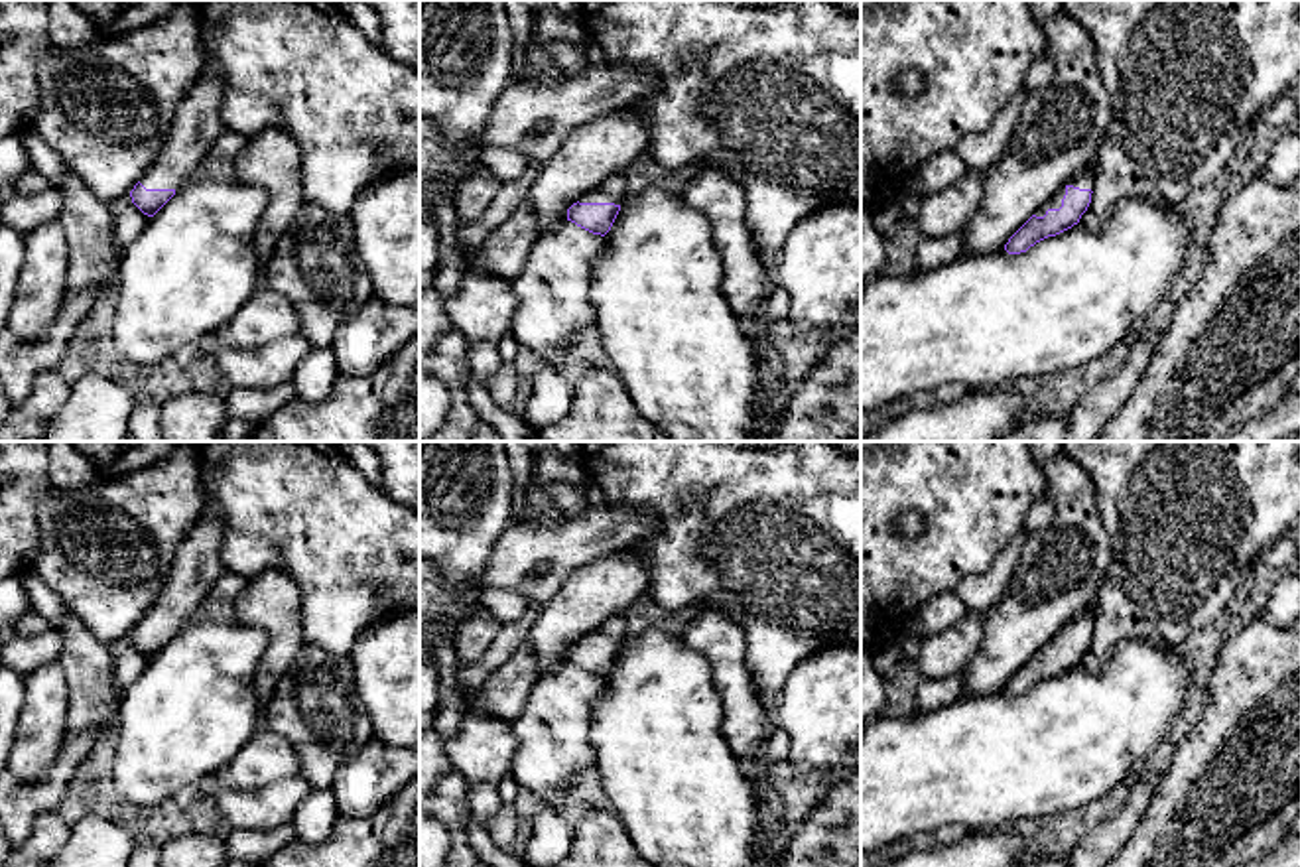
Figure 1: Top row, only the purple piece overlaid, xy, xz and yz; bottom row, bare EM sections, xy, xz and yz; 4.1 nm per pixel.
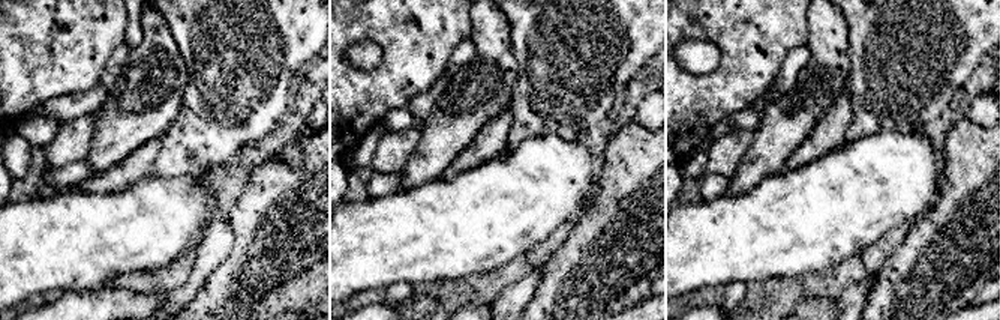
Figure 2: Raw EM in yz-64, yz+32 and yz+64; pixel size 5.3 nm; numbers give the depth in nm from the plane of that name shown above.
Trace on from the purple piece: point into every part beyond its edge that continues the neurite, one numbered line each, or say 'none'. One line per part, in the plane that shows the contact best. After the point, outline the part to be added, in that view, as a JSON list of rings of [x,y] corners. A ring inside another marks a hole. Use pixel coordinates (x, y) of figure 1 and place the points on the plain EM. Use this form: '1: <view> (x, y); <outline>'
1: yz (1086, 619); [[[1091,605],[1079,617],[1075,617],[1072,623],[1064,625],[1034,656],[1044,658],[1048,650],[1060,650],[1068,627],[1073,627],[1079,631],[1091,631],[1093,623],[1095,623],[1095,615],[1097,615],[1097,605]]]

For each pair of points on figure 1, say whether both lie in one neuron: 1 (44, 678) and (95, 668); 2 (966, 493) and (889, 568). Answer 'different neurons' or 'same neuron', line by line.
1: different neurons
2: same neuron

